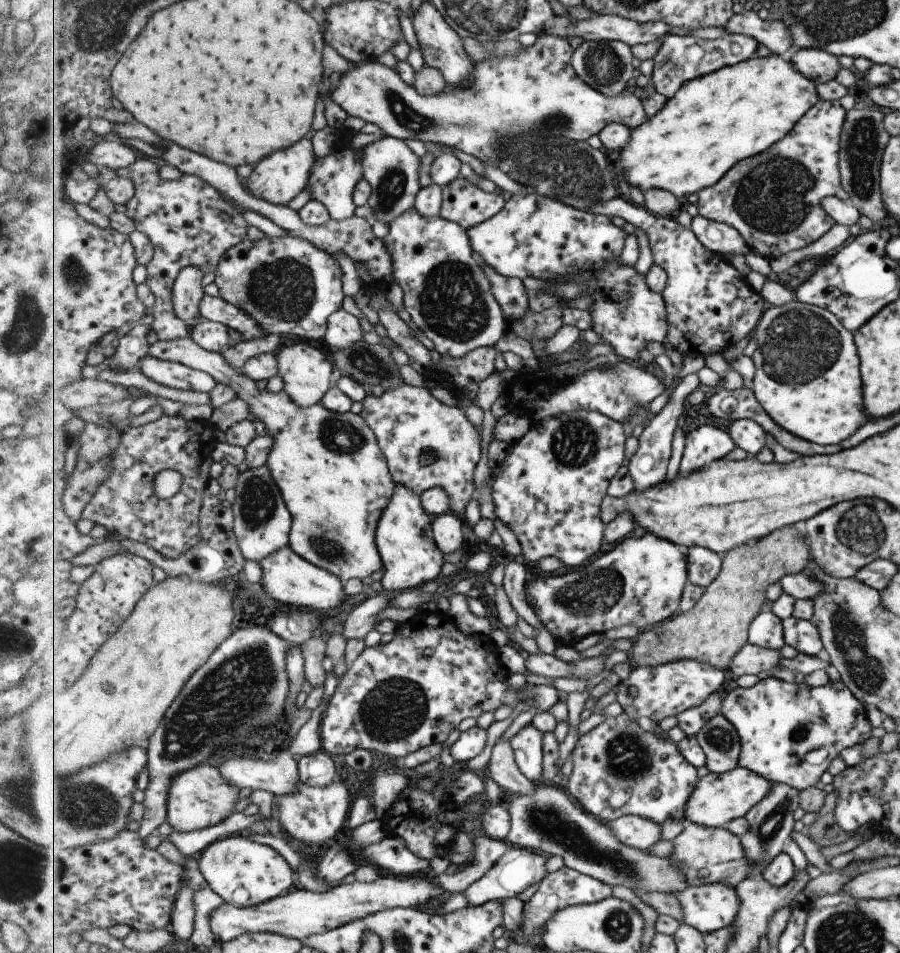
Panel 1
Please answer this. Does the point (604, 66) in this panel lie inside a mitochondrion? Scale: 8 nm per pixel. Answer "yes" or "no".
yes

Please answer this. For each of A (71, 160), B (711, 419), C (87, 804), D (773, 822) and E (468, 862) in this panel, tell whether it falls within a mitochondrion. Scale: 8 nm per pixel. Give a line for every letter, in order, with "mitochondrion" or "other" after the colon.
A: other
B: other
C: mitochondrion
D: mitochondrion
E: other

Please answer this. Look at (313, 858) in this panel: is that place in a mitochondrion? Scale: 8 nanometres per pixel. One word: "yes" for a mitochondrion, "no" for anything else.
no

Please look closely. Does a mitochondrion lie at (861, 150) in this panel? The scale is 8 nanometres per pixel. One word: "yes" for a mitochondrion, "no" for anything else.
yes

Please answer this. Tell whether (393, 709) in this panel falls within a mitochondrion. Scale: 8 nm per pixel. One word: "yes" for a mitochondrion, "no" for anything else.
yes

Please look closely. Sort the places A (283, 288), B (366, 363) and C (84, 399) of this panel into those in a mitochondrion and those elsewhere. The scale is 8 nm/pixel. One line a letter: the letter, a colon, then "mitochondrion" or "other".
A: mitochondrion
B: mitochondrion
C: other

